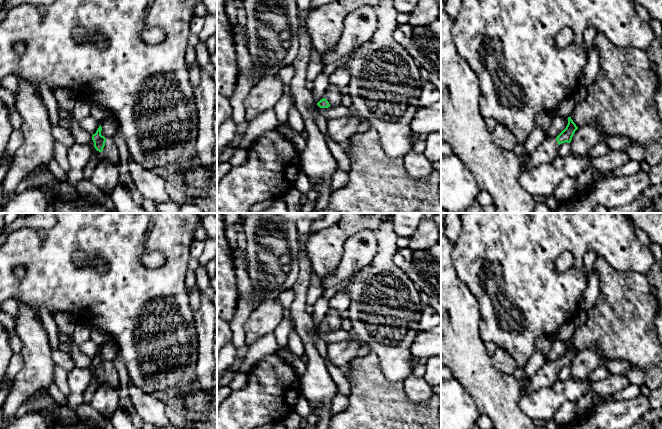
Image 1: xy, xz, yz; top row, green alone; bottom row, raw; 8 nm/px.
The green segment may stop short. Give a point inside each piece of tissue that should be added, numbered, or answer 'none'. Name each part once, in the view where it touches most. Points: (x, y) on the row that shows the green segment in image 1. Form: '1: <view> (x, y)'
1: xy (110, 153)

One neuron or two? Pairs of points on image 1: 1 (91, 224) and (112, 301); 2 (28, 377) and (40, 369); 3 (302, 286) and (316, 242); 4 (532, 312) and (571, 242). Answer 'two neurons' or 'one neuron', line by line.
1: one neuron
2: one neuron
3: two neurons
4: one neuron

